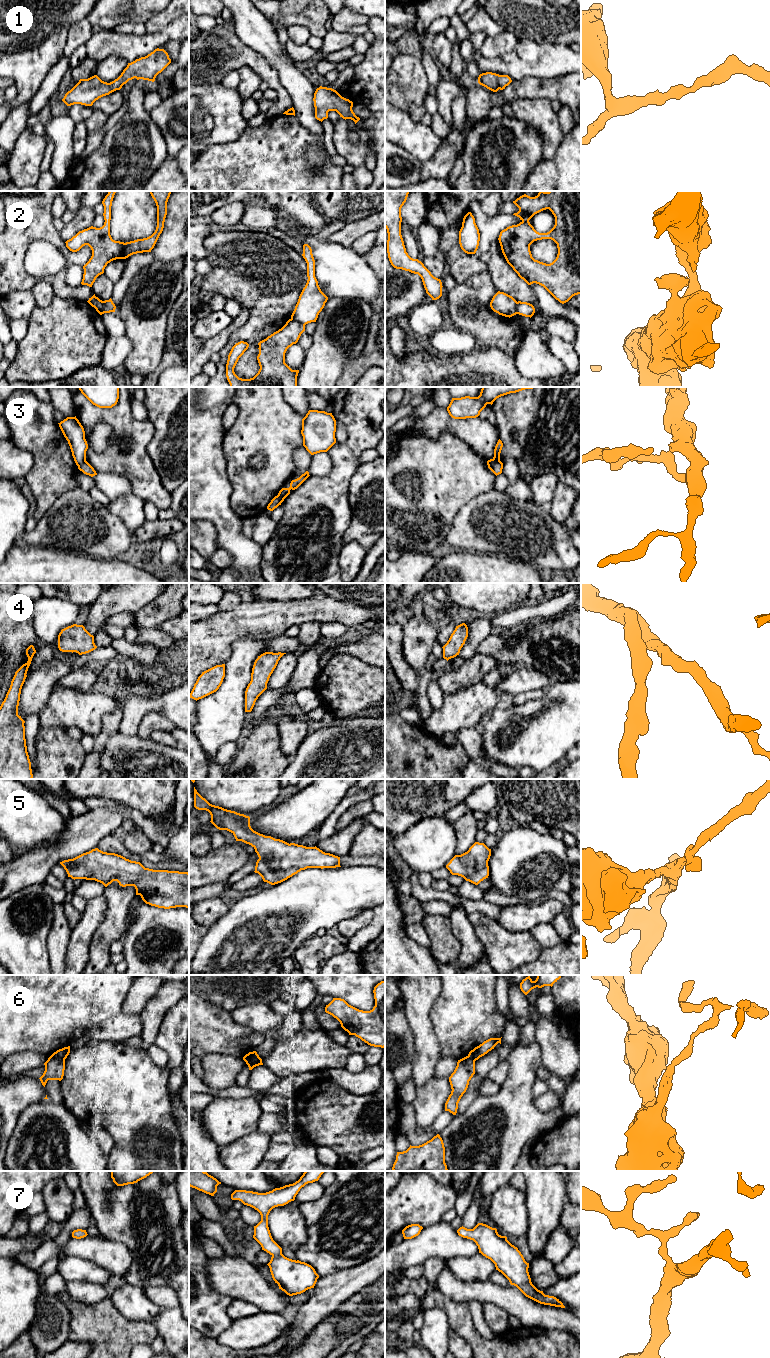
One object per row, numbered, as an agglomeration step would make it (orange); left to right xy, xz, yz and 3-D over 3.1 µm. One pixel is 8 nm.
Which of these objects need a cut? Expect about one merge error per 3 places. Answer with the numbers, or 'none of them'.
2, 3, 6

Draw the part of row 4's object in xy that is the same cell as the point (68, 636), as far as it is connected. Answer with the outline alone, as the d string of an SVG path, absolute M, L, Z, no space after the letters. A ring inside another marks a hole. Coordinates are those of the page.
M73 624L59 633L58 648L62 652L76 652L82 655L95 650L97 646L94 636L83 625Z

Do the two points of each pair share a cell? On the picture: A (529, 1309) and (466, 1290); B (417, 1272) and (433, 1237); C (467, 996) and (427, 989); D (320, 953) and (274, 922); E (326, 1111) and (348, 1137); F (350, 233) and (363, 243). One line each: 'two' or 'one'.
A: one
B: two
C: two
D: two
E: one
F: two

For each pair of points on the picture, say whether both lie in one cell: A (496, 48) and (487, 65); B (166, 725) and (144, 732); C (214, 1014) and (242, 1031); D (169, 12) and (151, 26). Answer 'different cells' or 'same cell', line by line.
A: different cells
B: same cell
C: same cell
D: same cell

